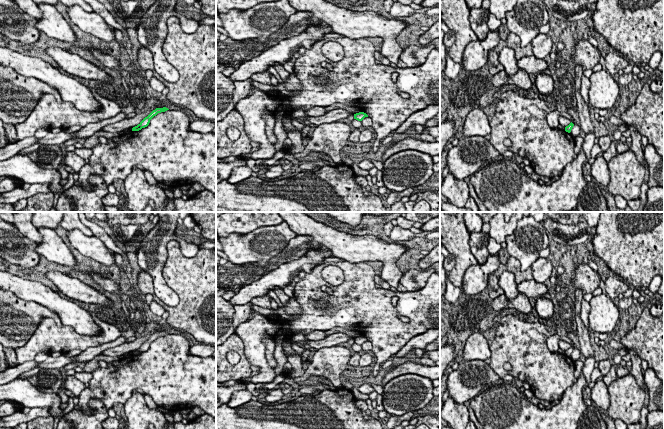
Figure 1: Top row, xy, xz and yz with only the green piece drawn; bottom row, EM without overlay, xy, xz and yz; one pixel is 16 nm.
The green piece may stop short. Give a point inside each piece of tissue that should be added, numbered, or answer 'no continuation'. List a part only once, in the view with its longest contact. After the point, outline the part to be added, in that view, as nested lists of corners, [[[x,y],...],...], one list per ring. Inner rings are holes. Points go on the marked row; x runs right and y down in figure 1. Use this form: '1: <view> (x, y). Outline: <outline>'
no continuation

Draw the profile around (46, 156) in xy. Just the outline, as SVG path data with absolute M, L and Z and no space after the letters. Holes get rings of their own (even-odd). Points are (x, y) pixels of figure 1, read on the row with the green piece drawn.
M40 145L35 151L26 154L42 168L58 170L63 153L59 145Z

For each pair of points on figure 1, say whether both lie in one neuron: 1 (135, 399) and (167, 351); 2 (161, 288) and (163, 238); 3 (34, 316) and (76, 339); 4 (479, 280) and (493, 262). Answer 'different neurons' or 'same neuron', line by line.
1: different neurons
2: same neuron
3: different neurons
4: same neuron

